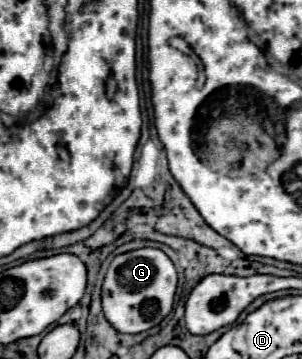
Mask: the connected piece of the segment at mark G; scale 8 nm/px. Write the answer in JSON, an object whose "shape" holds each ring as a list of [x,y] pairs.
{"shape":[[[155,247],[117,255],[103,281],[103,313],[119,333],[143,333],[159,325],[173,309],[177,271],[171,259]]]}

